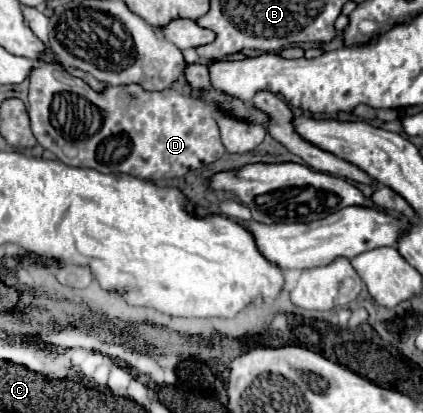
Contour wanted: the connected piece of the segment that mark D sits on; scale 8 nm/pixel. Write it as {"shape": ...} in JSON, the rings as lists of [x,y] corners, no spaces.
{"shape":[[[37,66],[29,84],[29,120],[37,142],[51,150],[63,164],[93,168],[103,174],[129,174],[143,180],[165,180],[185,176],[189,170],[211,164],[223,156],[225,148],[219,140],[219,128],[213,118],[213,108],[201,96],[185,94],[183,90],[145,92],[141,86],[109,86],[105,94],[93,94],[77,78],[69,78],[57,66]]]}

